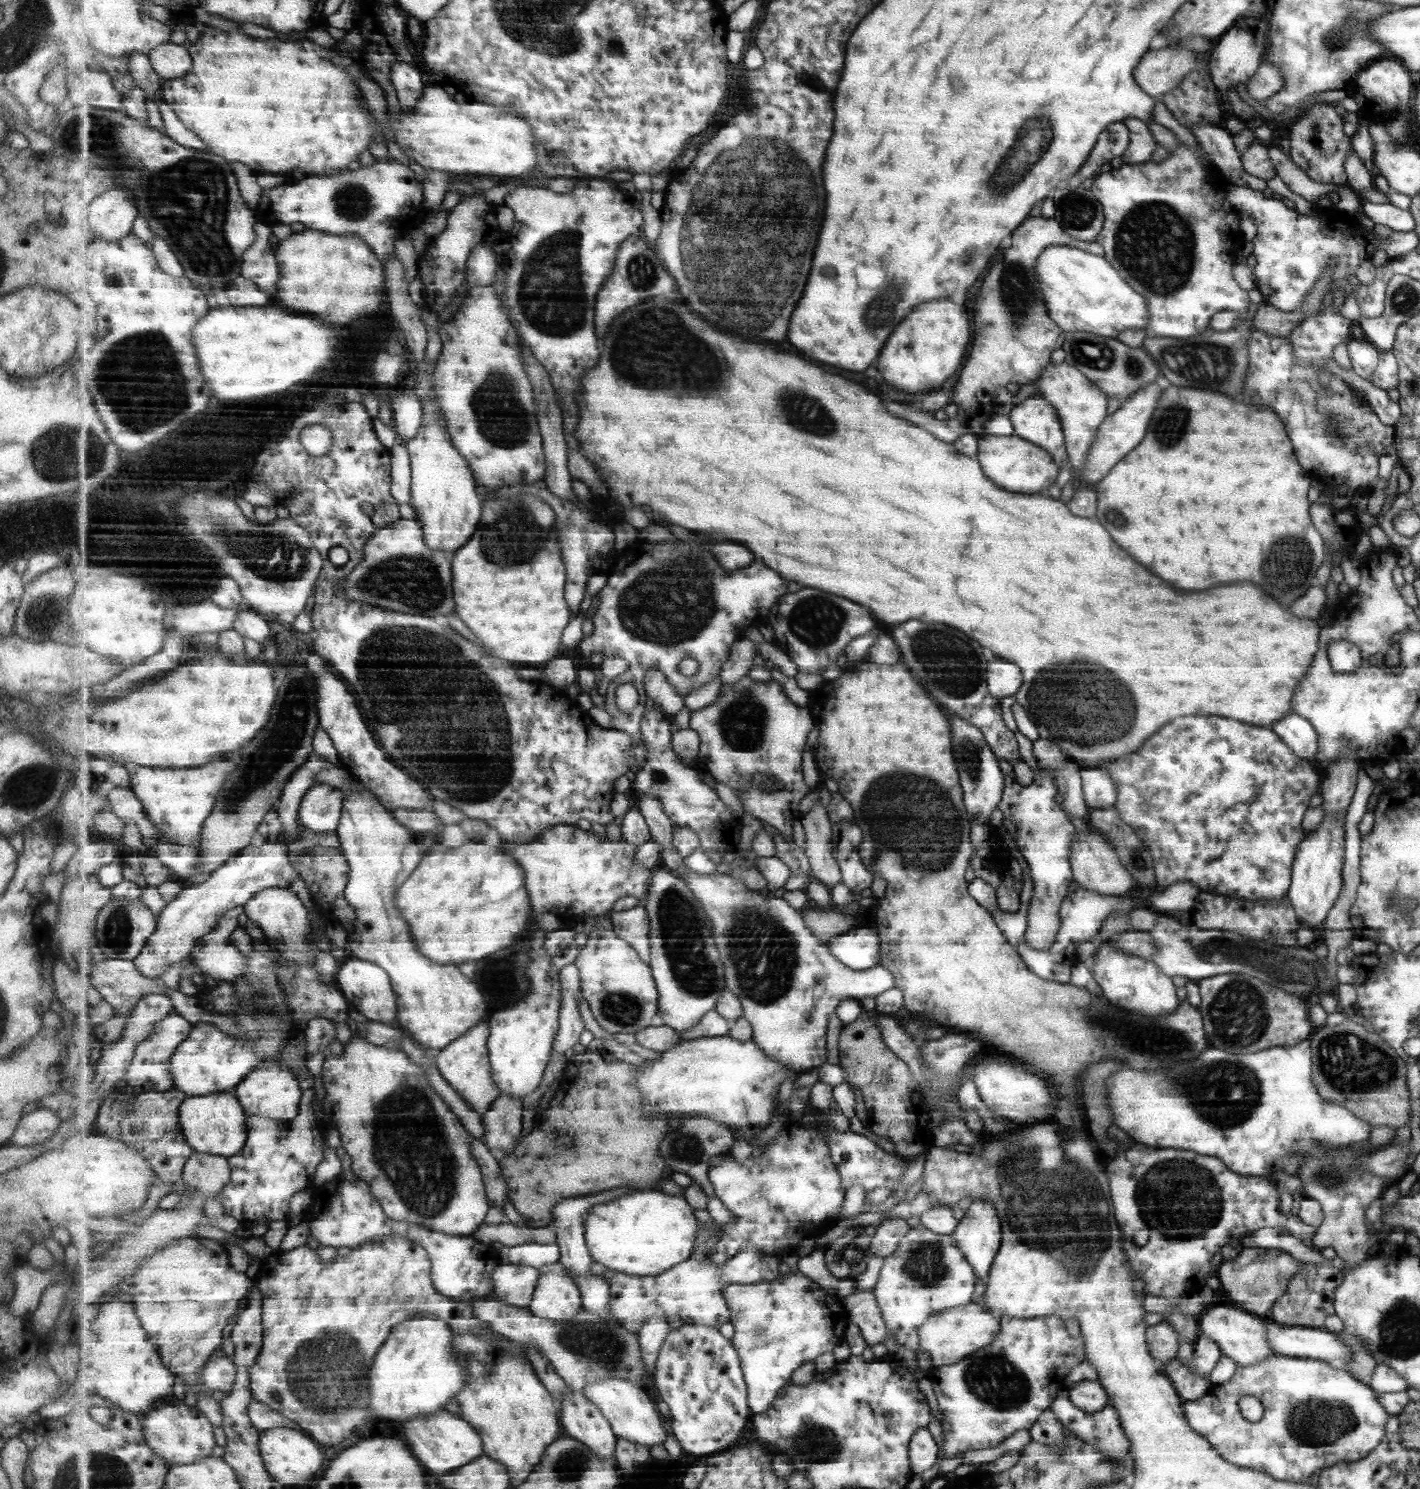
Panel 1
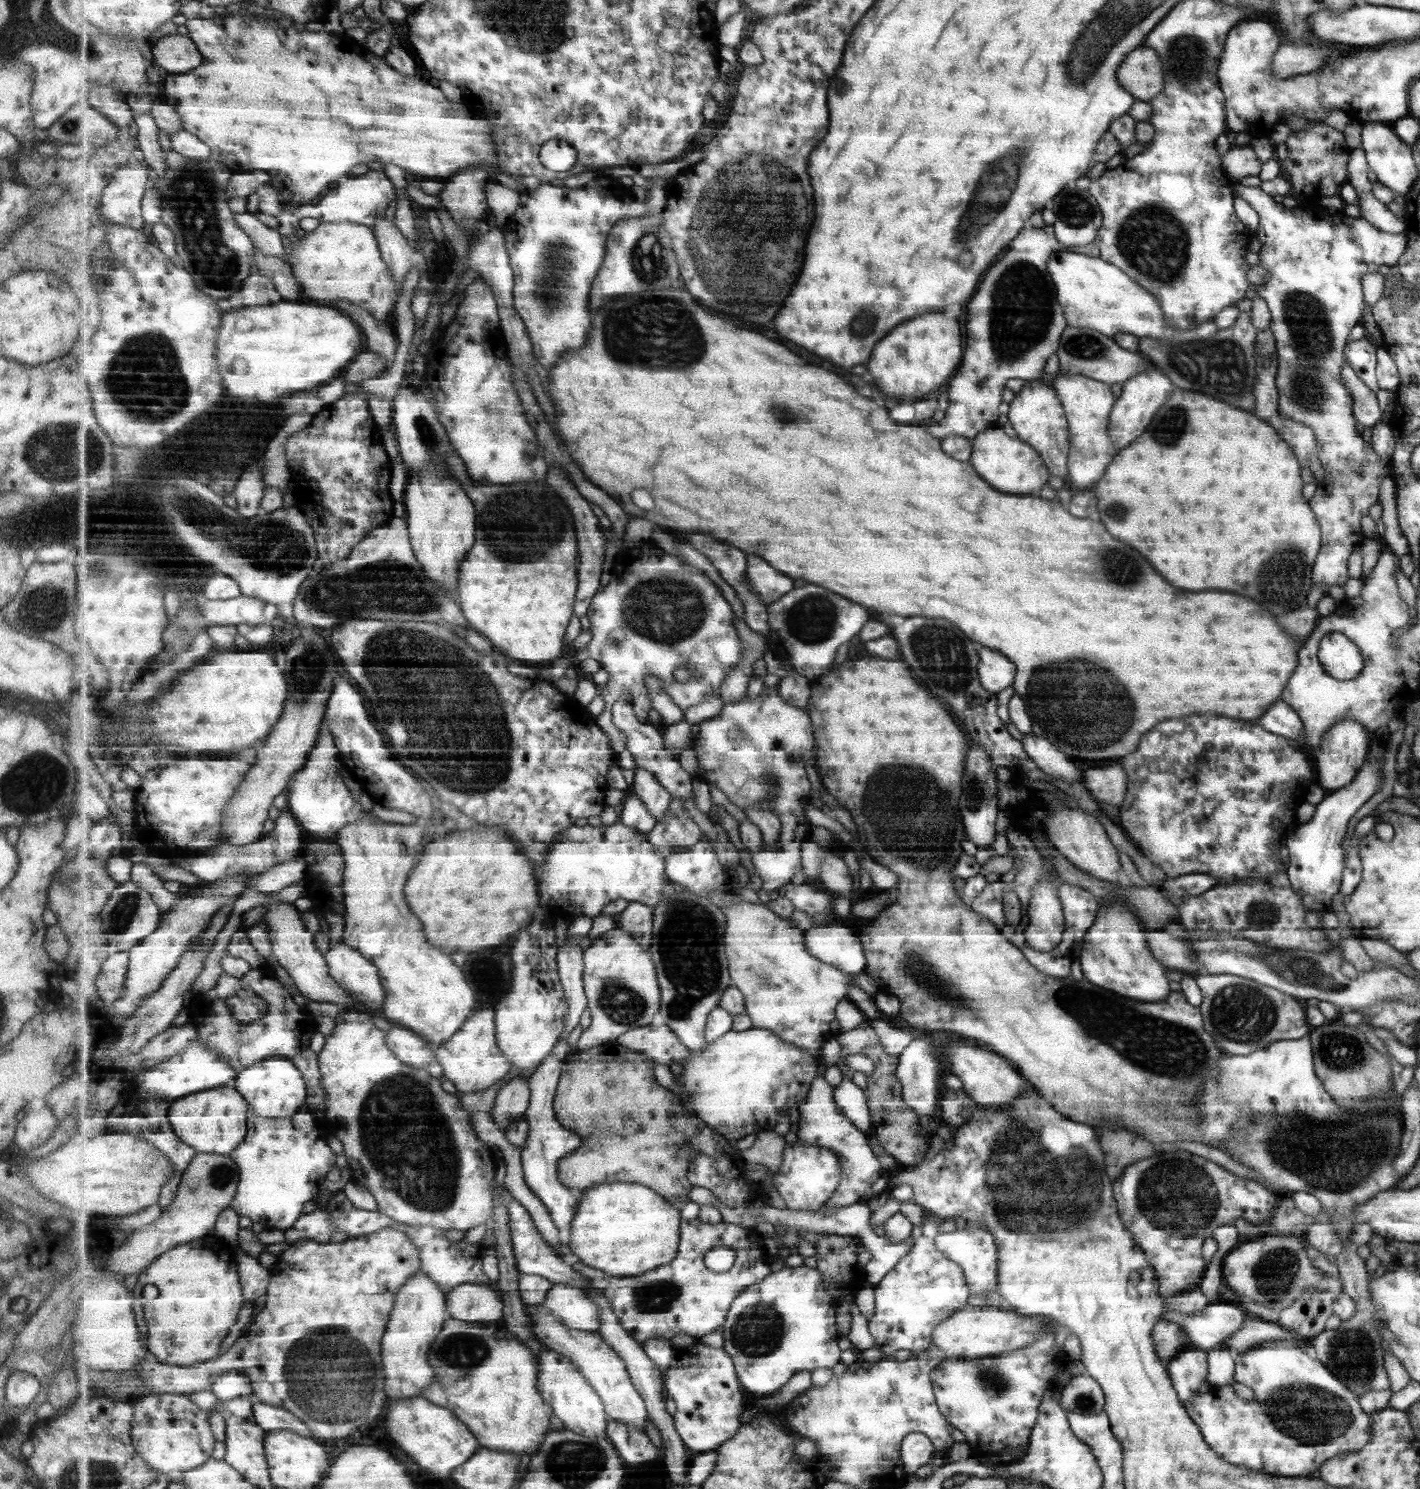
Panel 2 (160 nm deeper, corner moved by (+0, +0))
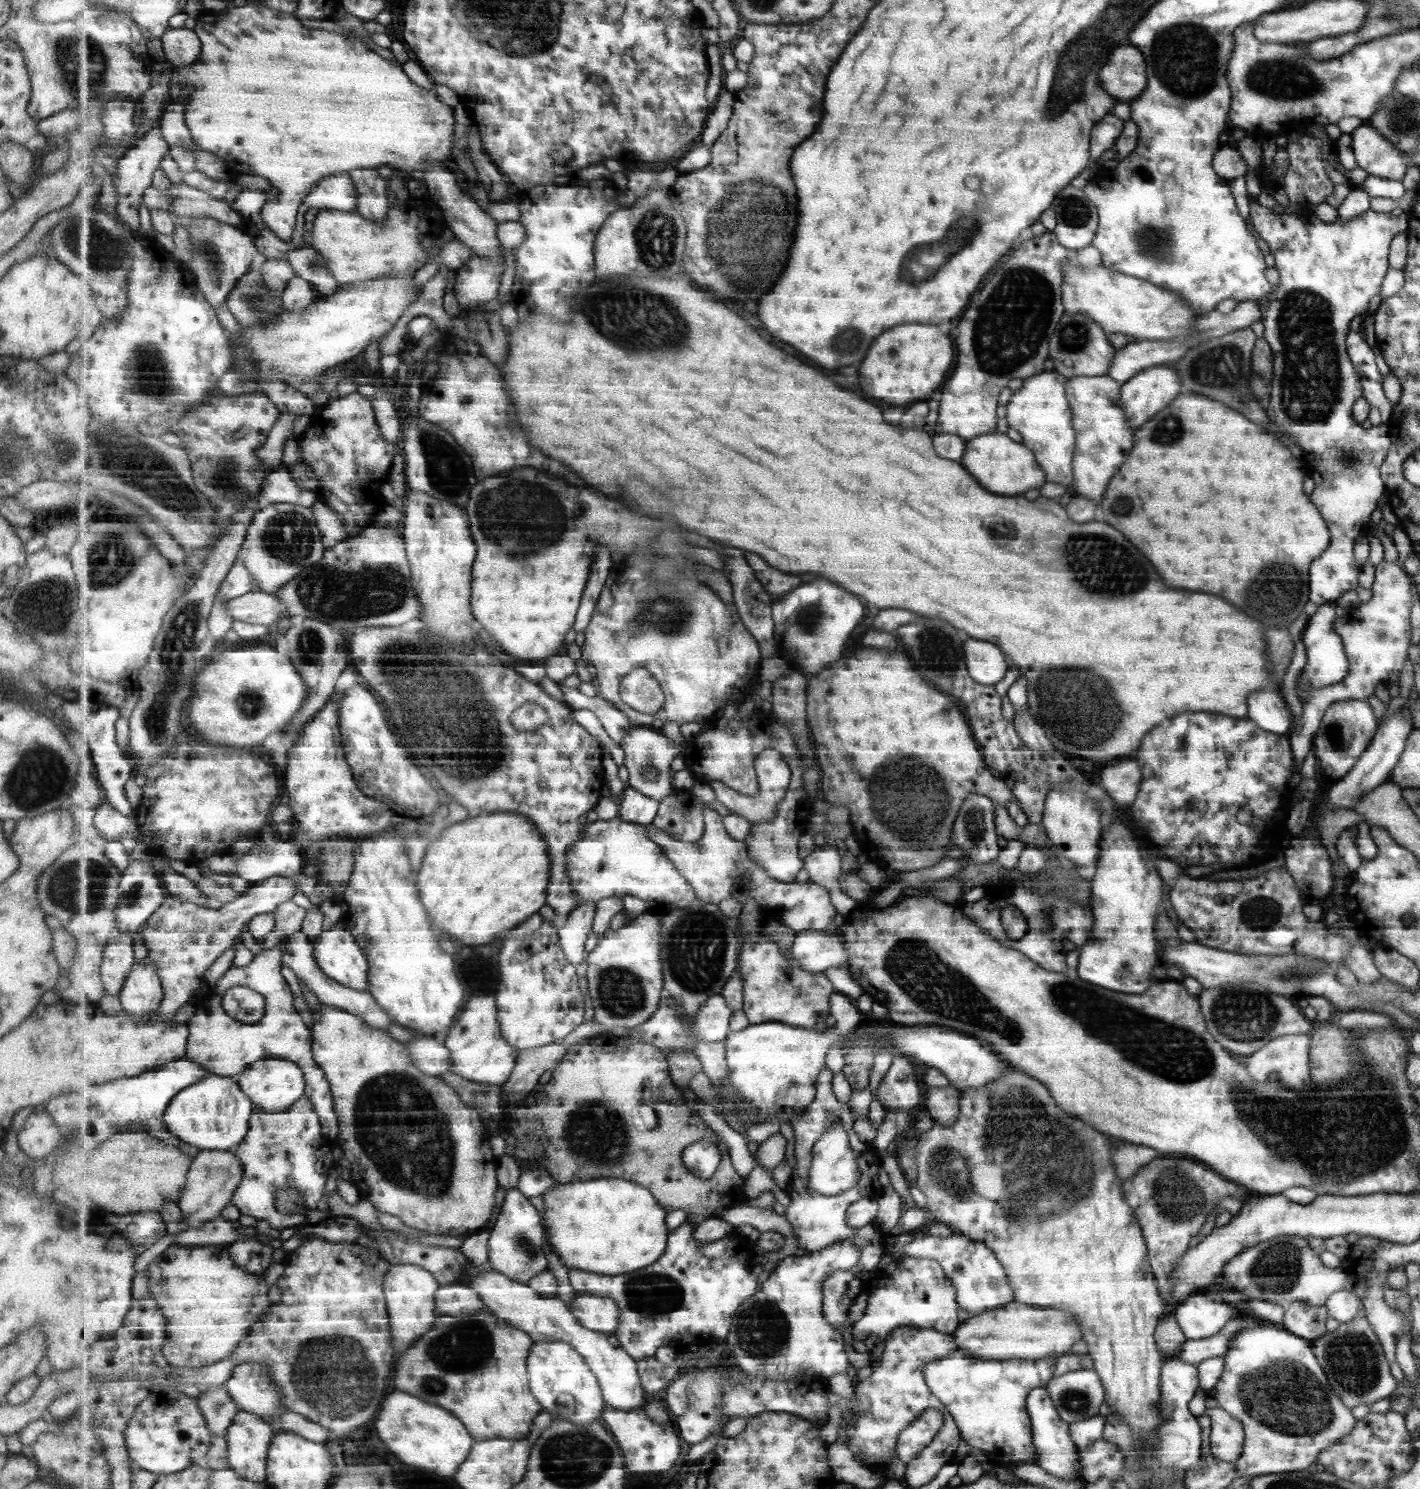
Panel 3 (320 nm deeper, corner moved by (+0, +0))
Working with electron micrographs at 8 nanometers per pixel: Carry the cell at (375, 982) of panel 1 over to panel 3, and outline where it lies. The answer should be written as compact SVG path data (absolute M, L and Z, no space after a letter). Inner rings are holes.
M341 920L325 927L313 943L315 958L327 976L343 986L368 990L371 986L370 959Z

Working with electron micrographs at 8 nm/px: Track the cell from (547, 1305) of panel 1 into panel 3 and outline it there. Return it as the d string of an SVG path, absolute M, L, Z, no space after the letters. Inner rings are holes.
M579 1294L569 1307L589 1330L616 1335L622 1318L621 1307L609 1297Z

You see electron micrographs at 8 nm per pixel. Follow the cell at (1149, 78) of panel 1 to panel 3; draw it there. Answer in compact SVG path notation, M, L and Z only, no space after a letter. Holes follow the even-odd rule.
M1129 42L1119 43L1099 68L1103 91L1117 102L1129 102L1147 88L1147 64L1142 51Z

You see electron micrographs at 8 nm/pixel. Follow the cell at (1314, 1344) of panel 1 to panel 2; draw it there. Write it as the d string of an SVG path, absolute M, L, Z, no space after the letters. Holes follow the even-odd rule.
M1247 1318L1247 1320L1243 1319L1242 1325L1234 1333L1223 1338L1222 1346L1240 1355L1247 1349L1271 1339L1295 1341L1298 1338L1294 1334L1289 1334L1288 1330L1279 1328L1277 1324L1269 1324L1259 1318L1253 1318L1253 1320Z

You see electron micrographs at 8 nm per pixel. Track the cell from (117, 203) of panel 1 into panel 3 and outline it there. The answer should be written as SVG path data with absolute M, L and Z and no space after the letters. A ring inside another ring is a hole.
M154 128L151 132L142 135L141 140L137 141L134 148L130 148L123 158L117 160L113 168L112 184L115 187L109 187L107 202L114 207L118 216L125 221L125 224L131 231L139 231L139 233L147 236L143 230L140 229L141 222L139 222L139 204L144 200L144 190L147 186L151 186L155 173L159 169L161 160L170 152L170 144L163 138L163 132L160 128Z

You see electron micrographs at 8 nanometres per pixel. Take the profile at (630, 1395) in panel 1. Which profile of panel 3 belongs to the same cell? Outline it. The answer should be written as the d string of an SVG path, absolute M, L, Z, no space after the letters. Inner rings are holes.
M496 1270L482 1272L464 1281L481 1297L487 1310L498 1317L511 1321L519 1330L527 1331L534 1342L565 1341L571 1343L587 1361L602 1386L604 1399L612 1407L632 1411L649 1403L638 1362L622 1347L616 1335L589 1330L574 1312L557 1297L543 1297L528 1283L517 1282Z

